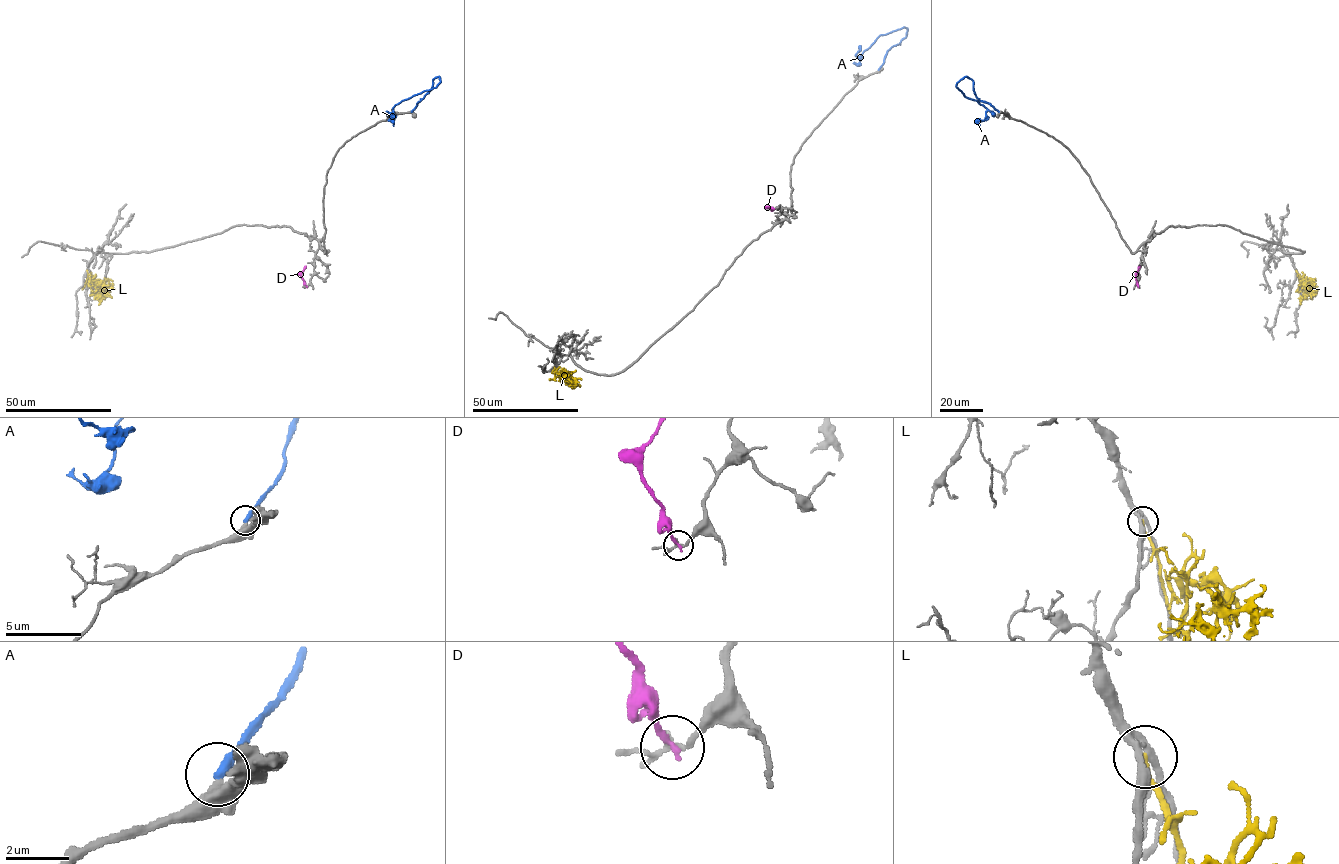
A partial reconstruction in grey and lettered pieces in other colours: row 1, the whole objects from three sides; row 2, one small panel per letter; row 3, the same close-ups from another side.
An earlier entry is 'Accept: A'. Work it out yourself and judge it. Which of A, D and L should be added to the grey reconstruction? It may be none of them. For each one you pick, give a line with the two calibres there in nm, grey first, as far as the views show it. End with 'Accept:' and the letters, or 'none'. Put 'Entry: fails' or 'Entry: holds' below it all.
A: Thickness 320 nm (grey) against 360 nm
Accept: A
Entry: holds

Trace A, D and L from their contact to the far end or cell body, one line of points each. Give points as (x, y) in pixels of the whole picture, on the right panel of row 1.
A: (998, 111), (976, 97), (971, 79), (958, 82), (964, 95), (986, 108), (985, 118), (976, 122), (980, 126)
D: (1138, 286), (1135, 274), (1139, 266)
L: (1296, 270), (1302, 286), (1309, 293), (1300, 304)

